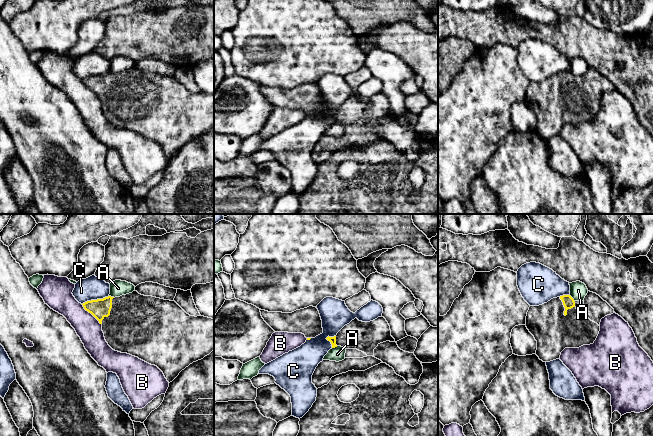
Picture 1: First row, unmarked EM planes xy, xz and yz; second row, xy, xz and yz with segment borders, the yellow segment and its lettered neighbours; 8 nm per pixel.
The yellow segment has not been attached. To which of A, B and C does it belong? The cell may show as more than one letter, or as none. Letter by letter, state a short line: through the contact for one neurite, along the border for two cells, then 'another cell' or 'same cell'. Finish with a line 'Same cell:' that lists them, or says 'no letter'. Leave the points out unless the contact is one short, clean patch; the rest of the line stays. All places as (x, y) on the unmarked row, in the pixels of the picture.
A: line yz (569, 70), (574, 77); another cell
B: line xy (81, 80), (101, 100); another cell
C: line xy (108, 71), (102, 74), (87, 76), (82, 80); another cell
Same cell: no letter

